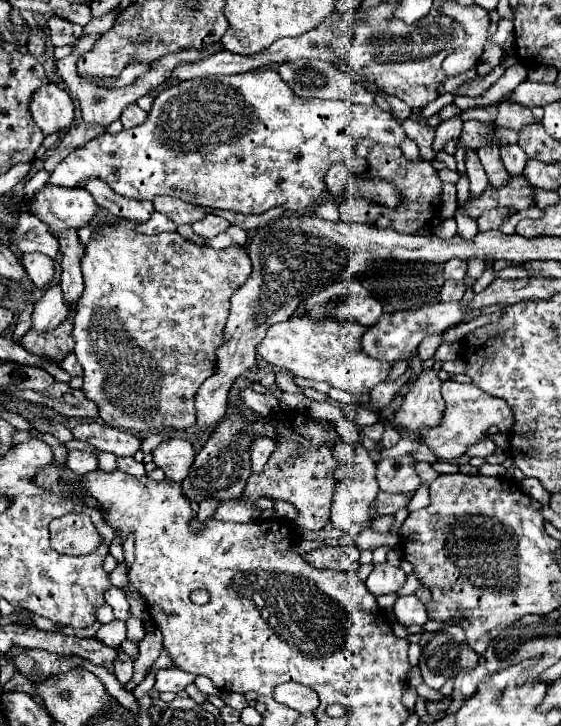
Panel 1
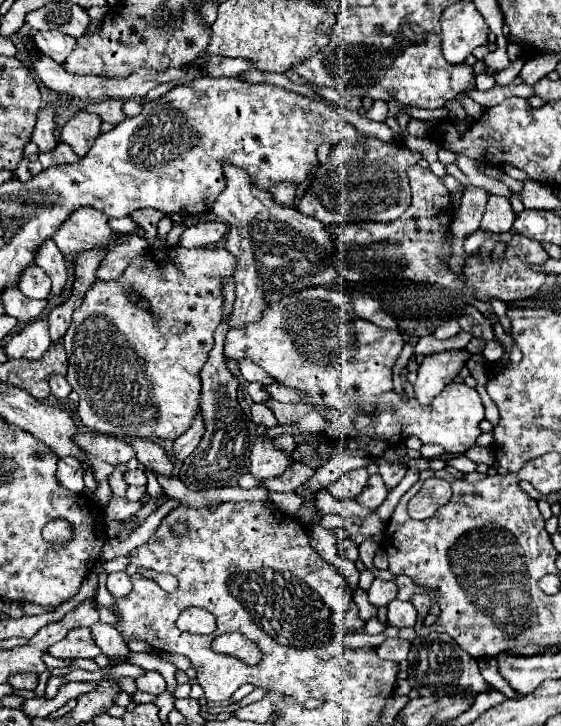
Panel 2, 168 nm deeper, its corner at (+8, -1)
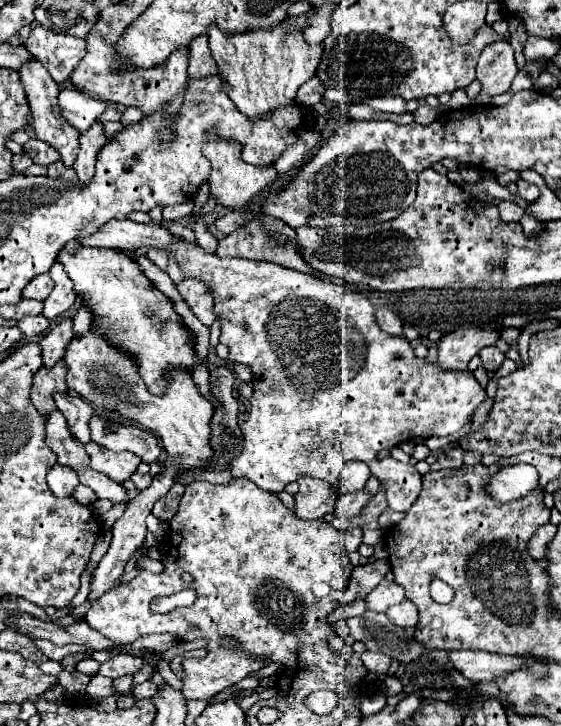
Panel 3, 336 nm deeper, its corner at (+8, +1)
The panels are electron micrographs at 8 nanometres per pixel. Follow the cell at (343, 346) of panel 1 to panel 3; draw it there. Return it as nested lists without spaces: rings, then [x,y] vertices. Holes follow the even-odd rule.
[[[110,220],[106,222],[104,226],[100,226],[94,234],[88,234],[88,236],[78,236],[76,238],[78,244],[82,246],[92,246],[92,248],[112,248],[112,250],[120,250],[120,252],[132,252],[132,250],[138,250],[138,248],[150,248],[150,246],[156,246],[156,248],[162,248],[166,250],[168,254],[174,254],[182,272],[186,276],[192,276],[192,278],[198,278],[198,280],[204,280],[212,286],[212,294],[214,294],[214,312],[218,318],[222,318],[222,332],[220,332],[220,344],[228,346],[230,350],[230,356],[228,360],[230,362],[236,362],[236,364],[248,364],[254,378],[252,380],[252,386],[254,386],[254,396],[250,400],[252,408],[250,408],[250,418],[242,424],[242,434],[244,434],[244,450],[238,458],[232,460],[232,474],[234,476],[242,476],[242,478],[248,478],[252,480],[254,484],[258,484],[260,488],[264,490],[270,490],[270,492],[282,492],[286,488],[286,484],[290,482],[296,482],[298,476],[302,474],[308,474],[308,476],[316,476],[316,478],[322,478],[326,482],[332,484],[332,488],[336,490],[336,480],[340,478],[340,472],[344,468],[344,464],[348,460],[362,460],[366,462],[370,468],[371,474],[376,474],[378,480],[386,486],[386,498],[388,498],[388,508],[390,510],[398,510],[398,512],[406,512],[412,502],[418,498],[420,490],[422,490],[422,475],[416,470],[414,465],[410,463],[404,464],[397,461],[393,457],[389,456],[384,459],[377,457],[380,450],[390,450],[394,446],[400,446],[404,442],[410,442],[414,438],[430,438],[430,436],[450,436],[454,432],[458,432],[462,426],[466,426],[472,416],[474,416],[474,410],[486,400],[486,390],[478,384],[478,380],[472,376],[472,372],[464,370],[464,372],[440,372],[436,370],[434,364],[428,364],[428,362],[420,362],[420,358],[414,356],[414,350],[410,348],[408,340],[404,336],[390,336],[386,332],[380,330],[380,326],[376,324],[376,318],[374,318],[374,304],[368,300],[366,294],[358,292],[358,290],[352,290],[350,286],[344,286],[344,284],[334,284],[334,282],[328,282],[328,280],[322,280],[318,276],[310,276],[310,274],[302,274],[302,272],[296,272],[296,270],[288,270],[288,268],[282,268],[278,264],[270,264],[270,262],[256,262],[256,260],[242,260],[242,258],[218,258],[218,256],[212,256],[212,254],[206,254],[200,246],[194,246],[194,244],[188,244],[186,240],[184,242],[176,242],[174,236],[162,228],[162,226],[154,226],[154,224],[136,224],[132,220]]]

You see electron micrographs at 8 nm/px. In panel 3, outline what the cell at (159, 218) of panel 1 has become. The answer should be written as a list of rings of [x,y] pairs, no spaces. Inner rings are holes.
[[[72,318],[58,320],[46,336],[40,338],[42,346],[42,358],[46,366],[56,364],[60,358],[64,358],[64,346],[68,346],[68,340],[72,338]]]

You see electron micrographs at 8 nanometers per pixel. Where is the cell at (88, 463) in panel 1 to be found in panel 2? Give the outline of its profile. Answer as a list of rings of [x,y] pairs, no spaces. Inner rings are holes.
[[[68,456],[68,458],[60,458],[58,460],[58,470],[56,470],[56,478],[60,482],[60,486],[64,486],[66,490],[72,490],[76,494],[80,494],[84,490],[84,482],[82,482],[82,466],[80,462],[76,462],[76,458]]]

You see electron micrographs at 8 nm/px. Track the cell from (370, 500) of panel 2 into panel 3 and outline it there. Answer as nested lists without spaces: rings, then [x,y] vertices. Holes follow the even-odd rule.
[[[364,488],[360,492],[352,492],[352,494],[344,494],[344,496],[338,496],[338,502],[336,502],[336,516],[338,518],[344,518],[344,520],[350,520],[352,516],[358,516],[362,512],[362,508],[368,506],[372,494]]]

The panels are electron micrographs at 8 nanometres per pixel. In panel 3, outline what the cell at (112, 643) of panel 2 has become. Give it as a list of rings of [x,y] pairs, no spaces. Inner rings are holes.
[[[116,654],[100,666],[100,674],[108,678],[118,678],[122,674],[134,674],[142,668],[142,658],[134,654]]]

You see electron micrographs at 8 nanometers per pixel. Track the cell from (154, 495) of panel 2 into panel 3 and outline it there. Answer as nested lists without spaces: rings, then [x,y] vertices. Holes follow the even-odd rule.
[[[176,482],[176,484],[170,488],[170,492],[168,492],[166,496],[162,496],[162,498],[154,504],[152,514],[154,514],[156,518],[170,520],[170,518],[174,516],[174,512],[178,510],[178,504],[180,504],[180,498],[182,498],[182,494],[184,494],[184,488],[186,488],[184,484]]]

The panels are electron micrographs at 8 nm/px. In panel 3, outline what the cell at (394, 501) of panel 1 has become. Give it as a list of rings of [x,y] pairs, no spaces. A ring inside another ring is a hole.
[[[302,476],[298,480],[300,490],[296,492],[296,514],[300,518],[312,520],[312,518],[322,518],[328,512],[336,510],[336,500],[338,496],[332,494],[332,486],[324,484],[324,480],[314,478],[314,476]]]

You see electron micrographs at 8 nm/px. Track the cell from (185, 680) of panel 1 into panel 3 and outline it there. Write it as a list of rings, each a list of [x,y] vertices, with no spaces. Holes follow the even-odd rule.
[[[146,680],[146,682],[138,684],[136,688],[132,688],[132,694],[134,694],[136,698],[152,698],[156,692],[158,692],[158,688],[156,688],[150,680]]]

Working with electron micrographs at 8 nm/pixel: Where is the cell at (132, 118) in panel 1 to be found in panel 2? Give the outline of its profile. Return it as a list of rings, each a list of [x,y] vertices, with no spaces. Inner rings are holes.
[[[102,100],[102,102],[94,102],[94,104],[86,104],[82,110],[94,112],[104,122],[110,122],[114,126],[126,118],[122,112],[122,100]]]

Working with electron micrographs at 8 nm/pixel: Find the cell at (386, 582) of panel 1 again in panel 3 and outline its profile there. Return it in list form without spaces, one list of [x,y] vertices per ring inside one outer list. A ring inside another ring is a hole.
[[[382,580],[368,596],[366,606],[374,612],[386,612],[390,606],[400,604],[404,600],[404,588],[394,580]]]

